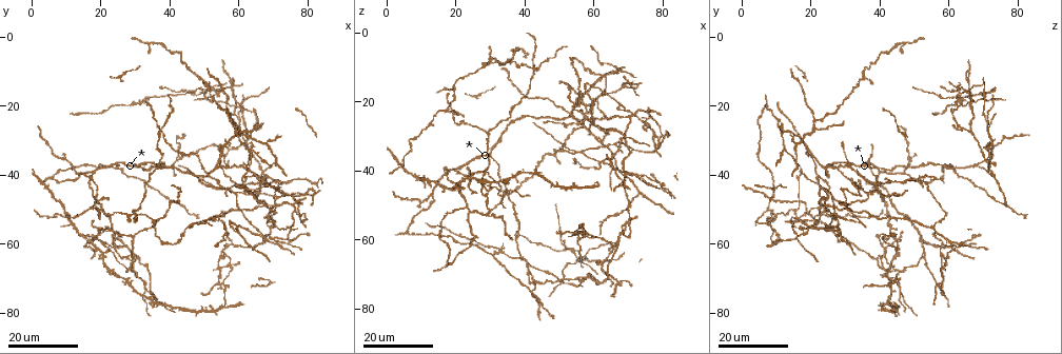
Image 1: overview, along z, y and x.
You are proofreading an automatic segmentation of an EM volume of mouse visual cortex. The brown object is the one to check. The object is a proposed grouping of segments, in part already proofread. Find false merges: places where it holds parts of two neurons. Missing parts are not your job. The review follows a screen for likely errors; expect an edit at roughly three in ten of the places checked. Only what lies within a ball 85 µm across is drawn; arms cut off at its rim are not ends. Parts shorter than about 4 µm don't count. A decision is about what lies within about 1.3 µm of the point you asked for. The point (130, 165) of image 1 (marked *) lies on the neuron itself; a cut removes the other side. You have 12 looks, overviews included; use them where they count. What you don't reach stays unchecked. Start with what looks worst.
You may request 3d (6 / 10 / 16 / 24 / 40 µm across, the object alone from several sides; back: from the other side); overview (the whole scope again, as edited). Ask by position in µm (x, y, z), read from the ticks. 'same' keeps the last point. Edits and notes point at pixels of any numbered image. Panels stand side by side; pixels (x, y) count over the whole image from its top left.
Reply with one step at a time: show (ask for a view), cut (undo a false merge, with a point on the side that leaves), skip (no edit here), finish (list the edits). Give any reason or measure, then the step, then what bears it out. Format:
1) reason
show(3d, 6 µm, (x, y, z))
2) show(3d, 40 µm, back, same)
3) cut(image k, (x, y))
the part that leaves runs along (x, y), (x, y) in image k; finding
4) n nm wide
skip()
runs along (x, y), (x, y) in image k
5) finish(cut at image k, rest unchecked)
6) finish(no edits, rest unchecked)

a fork
show(3d, 24 µm, (63.0, 33.0, 11.5))

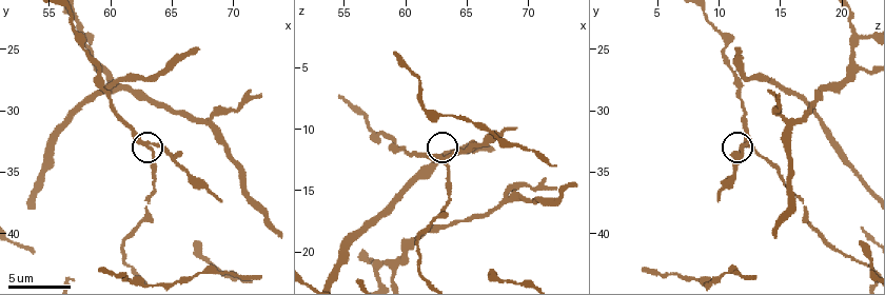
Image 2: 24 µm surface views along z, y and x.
show(3d, 6 µm, (63.2, 32.8, 12.2))

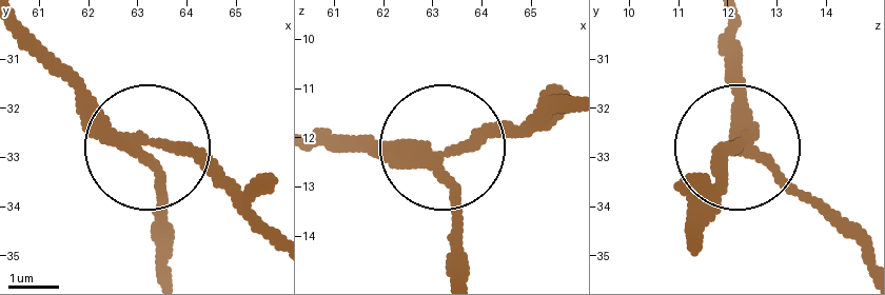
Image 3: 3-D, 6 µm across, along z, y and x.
from behind
show(3d, 6 µm, back, (63.35, 32.70, 12.25))

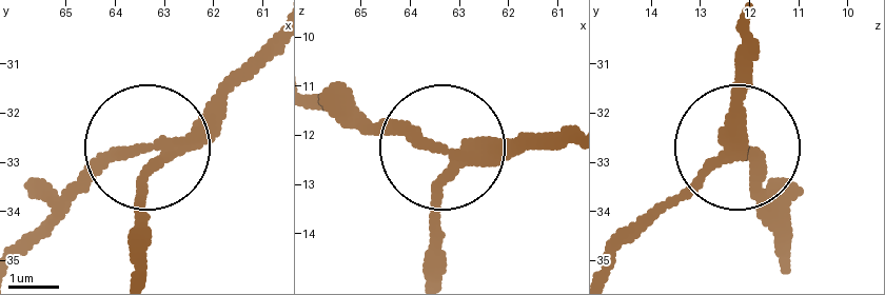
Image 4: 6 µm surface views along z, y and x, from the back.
cut(image 4, (112, 154))
the part that leaves runs along (180, 144), (121, 153), (21, 236) in image 4; a second neuron is stuck on

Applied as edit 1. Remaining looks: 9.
redraw
show(overview)

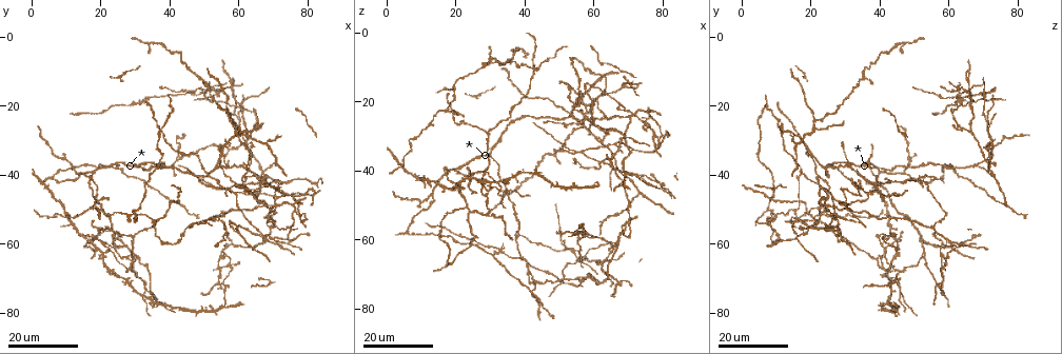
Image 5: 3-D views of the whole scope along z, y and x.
show(3d, 16 µm, (62.5, 38.0, 31.5))

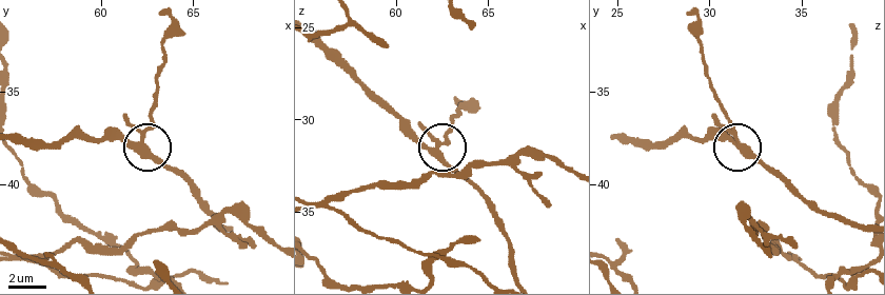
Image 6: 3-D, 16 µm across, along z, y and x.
show(3d, 10 µm, (62.3, 38.0, 31.8))

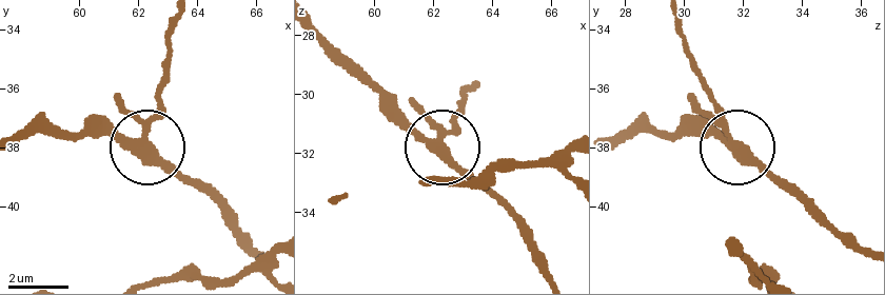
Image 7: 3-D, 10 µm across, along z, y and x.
side arm 8 µm
cut(image 7, (157, 100))
the part that leaves runs along (140, 137), (178, 19) in image 7; a second neuron is stuck on

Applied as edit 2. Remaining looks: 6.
show(overview)

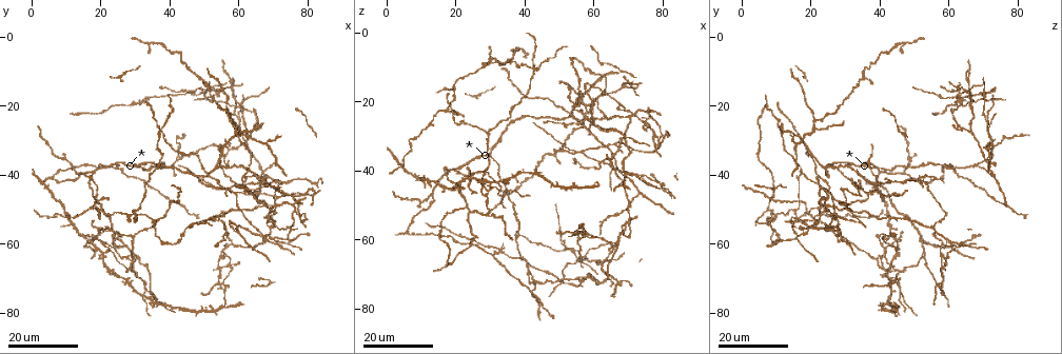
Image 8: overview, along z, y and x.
looks like a crossing
show(3d, 24 µm, (65.5, 26.0, 63.0))

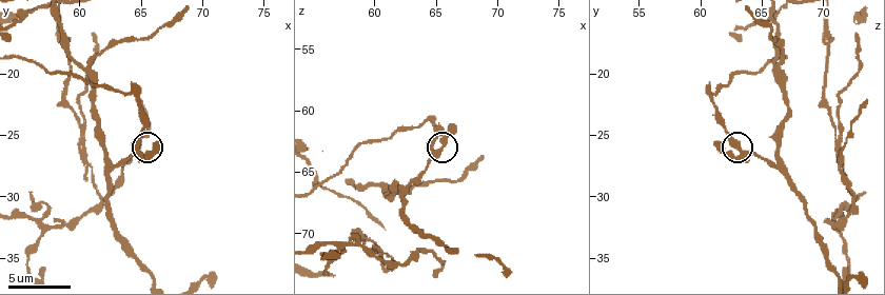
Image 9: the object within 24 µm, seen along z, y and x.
closer look
show(3d, 10 µm, (64.8, 26.4, 63.4))

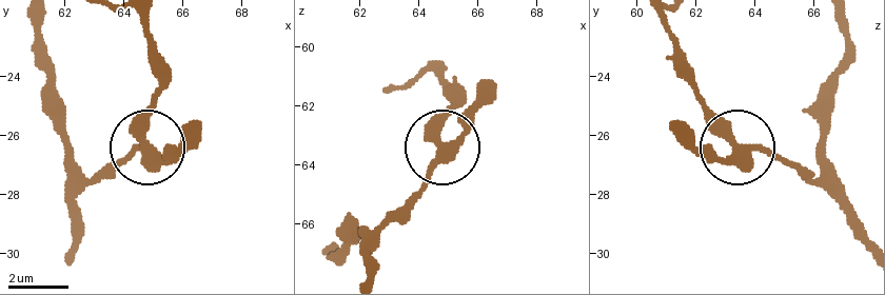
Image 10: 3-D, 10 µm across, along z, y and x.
skip()
runs along (842, 21), (849, 59), (819, 173), (686, 144) in image 10; continuous, no second neuron

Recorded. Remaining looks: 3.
two arms in line, one across
show(3d, 6 µm, (61.8, 30.4, 72.4))

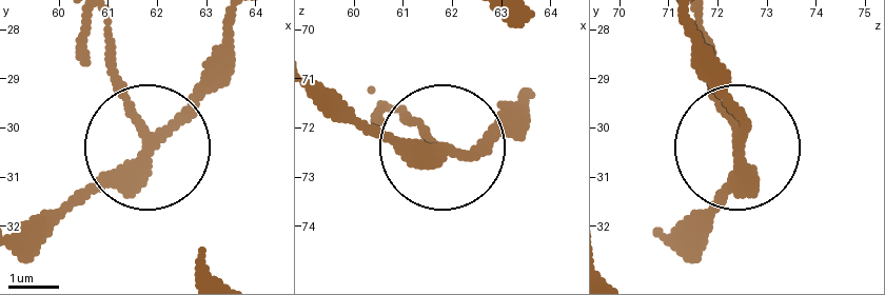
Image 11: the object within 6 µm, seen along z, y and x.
show(3d, 6 µm, back, (61.85, 30.15, 72.45))

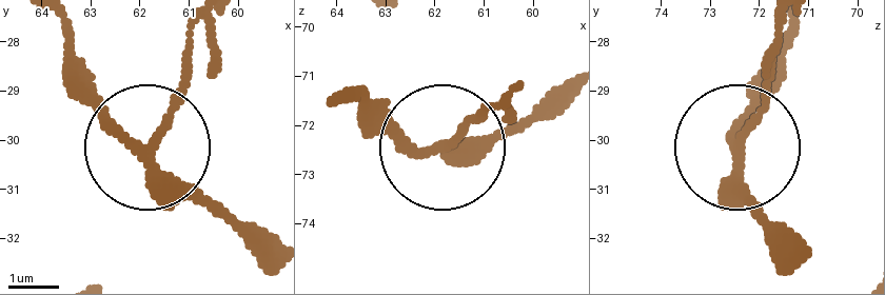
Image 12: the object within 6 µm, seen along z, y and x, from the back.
3 arms
cut(image 12, (183, 78))
the part that leaves runs along (153, 139), (187, 69), (191, 18) in image 12; a second neuron is stuck on

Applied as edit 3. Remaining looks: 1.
show(3d, 6 µm, (60.2, 19.6, 66.0))

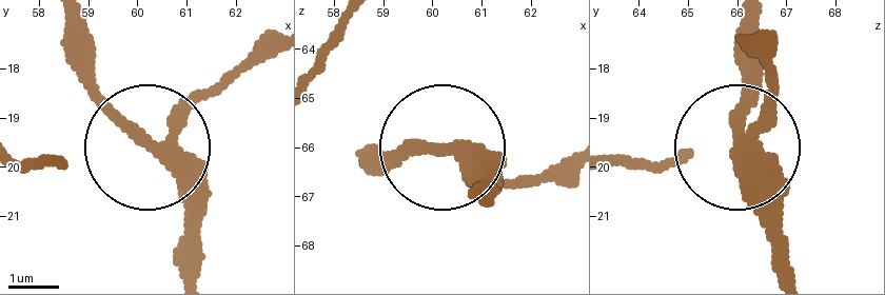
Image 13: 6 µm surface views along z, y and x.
side arm 11 µm; 3 arms
skip()
continuous, no second neuron

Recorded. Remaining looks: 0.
finish(cut at image 4, cut at image 7, cut at image 12, rest unchecked)

